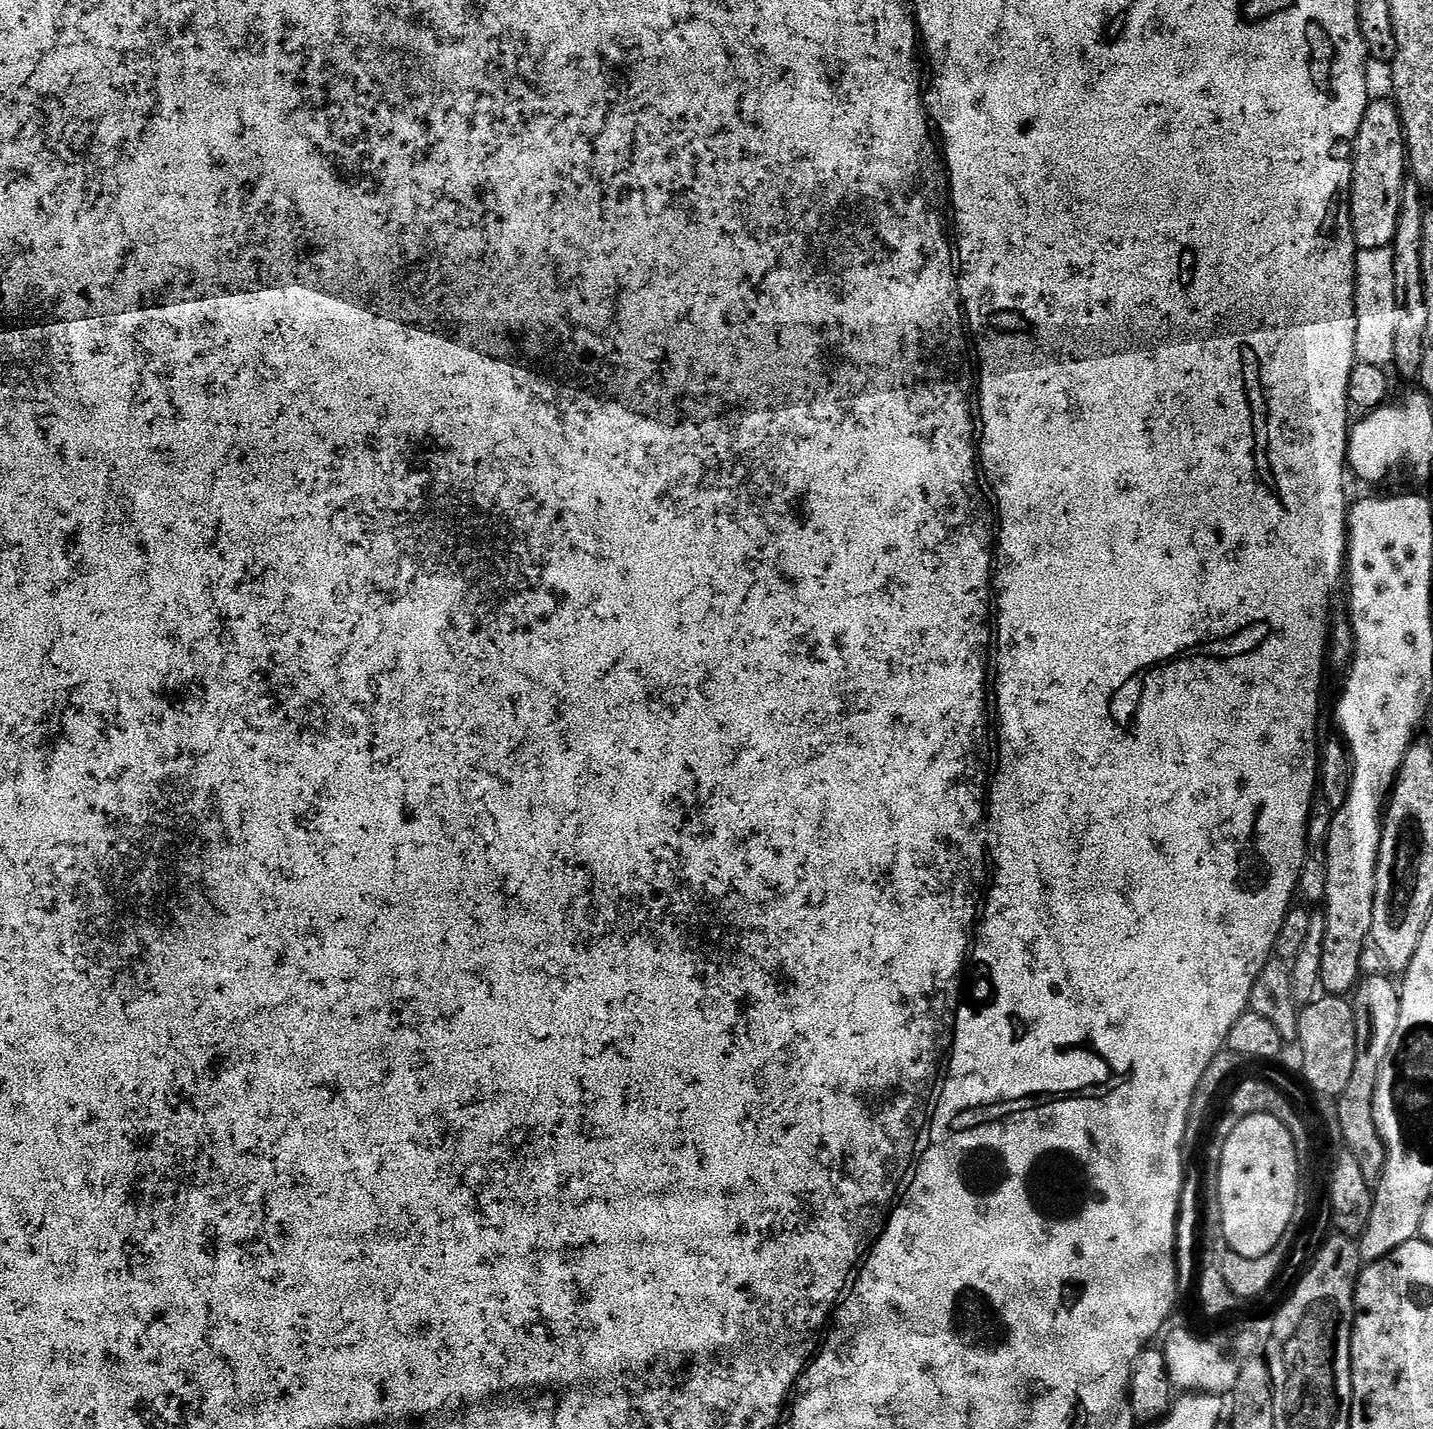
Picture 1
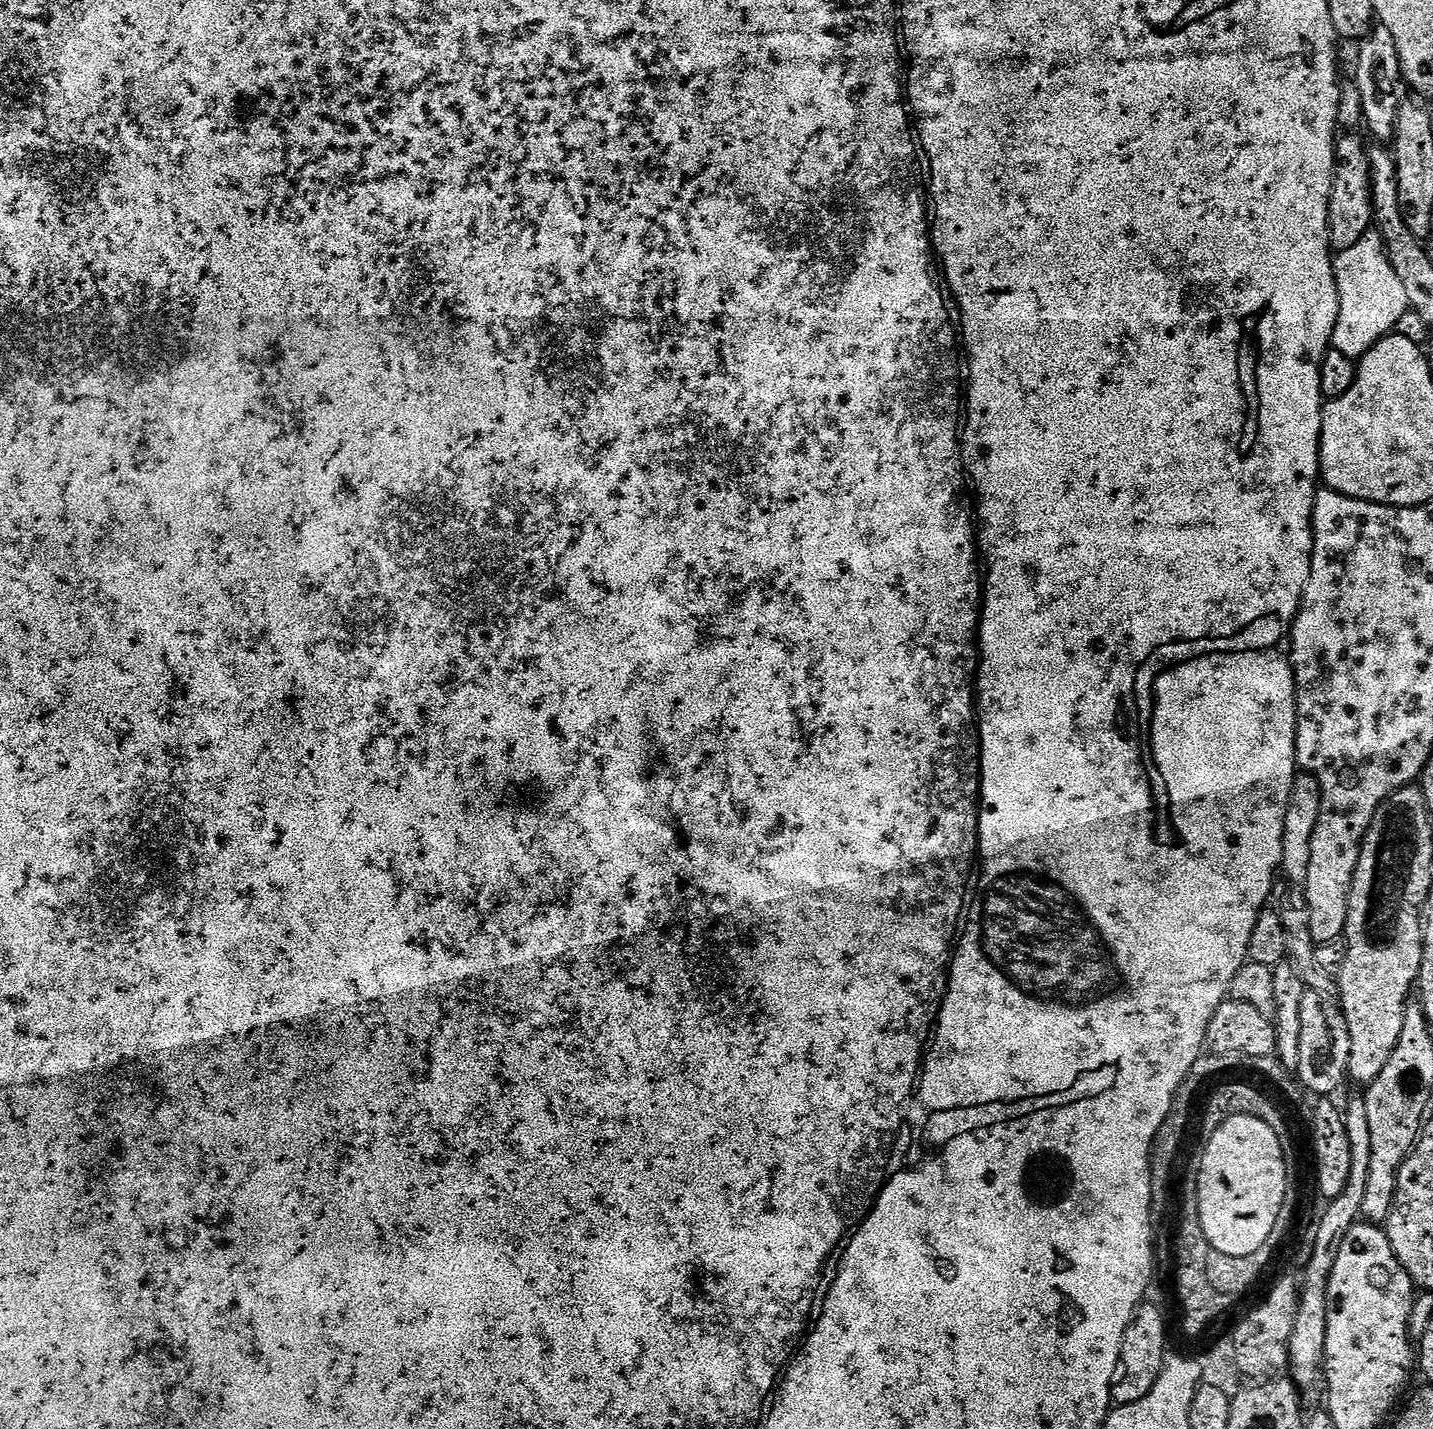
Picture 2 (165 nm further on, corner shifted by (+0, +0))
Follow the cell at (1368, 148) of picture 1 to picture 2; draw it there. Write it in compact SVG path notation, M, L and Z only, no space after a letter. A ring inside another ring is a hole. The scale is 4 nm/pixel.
M1341 135L1336 144L1336 170L1333 172L1328 211L1329 245L1336 252L1349 249L1369 231L1373 222L1371 168L1367 149L1358 137Z

